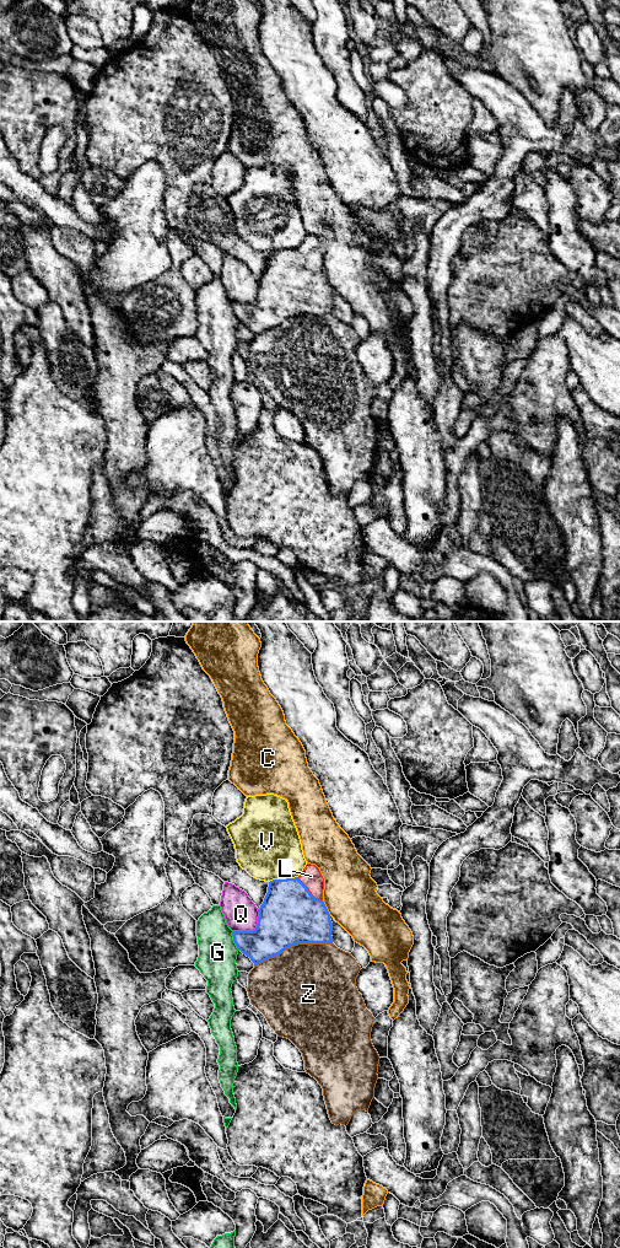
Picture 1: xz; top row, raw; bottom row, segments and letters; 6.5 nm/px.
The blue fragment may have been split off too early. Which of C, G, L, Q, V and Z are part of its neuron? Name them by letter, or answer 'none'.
L

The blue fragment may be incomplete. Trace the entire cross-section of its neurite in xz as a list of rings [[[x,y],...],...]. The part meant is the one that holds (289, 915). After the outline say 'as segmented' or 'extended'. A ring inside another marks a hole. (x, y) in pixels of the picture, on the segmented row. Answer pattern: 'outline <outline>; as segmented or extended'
outline [[[307,864],[298,877],[273,879],[258,909],[258,925],[253,931],[233,931],[237,948],[254,965],[280,954],[298,943],[333,943],[333,922],[323,902],[324,878],[316,865]]]; extended

